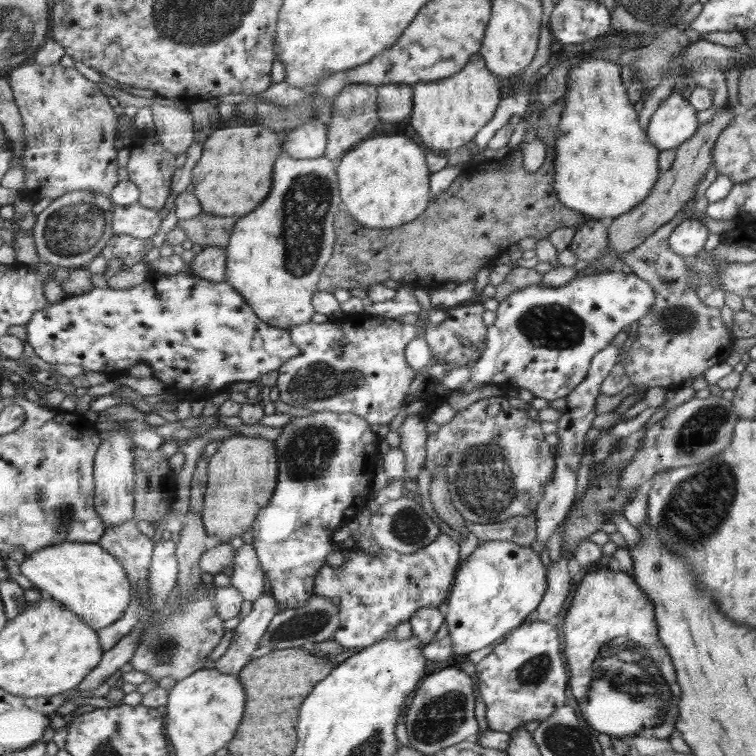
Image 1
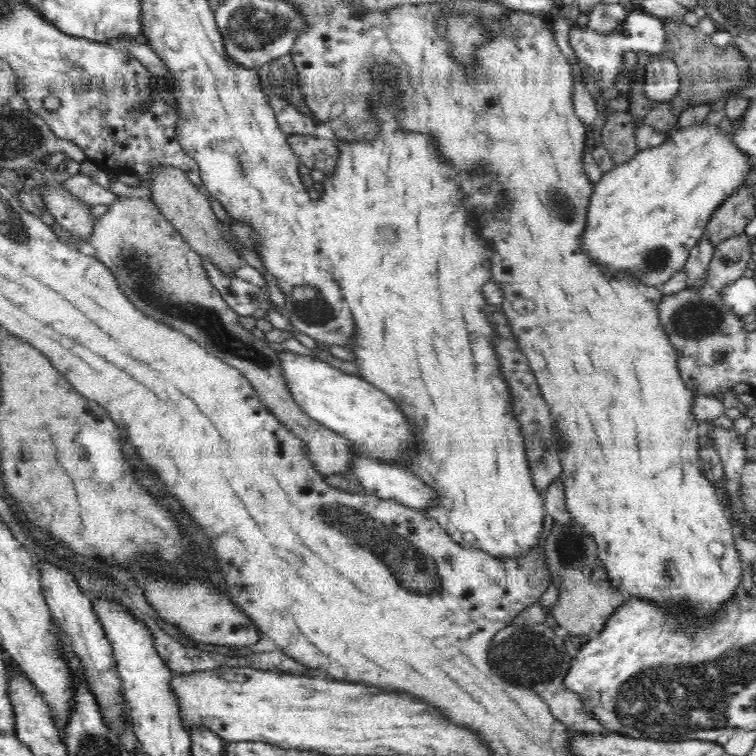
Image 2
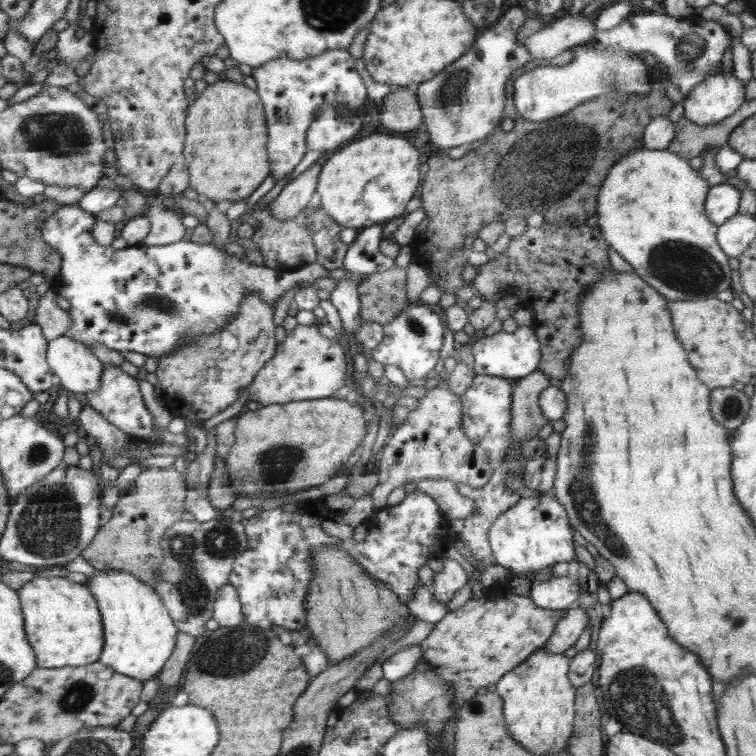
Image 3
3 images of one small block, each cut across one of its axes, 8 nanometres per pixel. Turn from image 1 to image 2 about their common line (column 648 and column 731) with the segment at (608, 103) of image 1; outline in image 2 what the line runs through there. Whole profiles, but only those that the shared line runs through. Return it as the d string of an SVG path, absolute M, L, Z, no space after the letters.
M686 126L680 129L674 128L668 133L668 140L658 146L639 150L628 162L615 164L612 170L605 172L604 176L598 182L595 182L595 189L589 202L587 228L584 232L584 250L588 250L588 254L592 254L592 258L596 258L596 262L601 262L603 266L612 266L612 271L632 270L632 276L636 274L636 278L640 278L640 283L648 282L648 286L658 289L661 289L661 286L670 280L673 274L683 271L690 250L696 247L696 244L700 242L700 238L705 236L712 214L717 212L728 197L738 192L740 185L752 181L755 171L754 167L748 164L748 159L746 159L748 154L740 150L731 141L731 138L728 138L726 134L722 134L718 128L712 128L712 126Z

